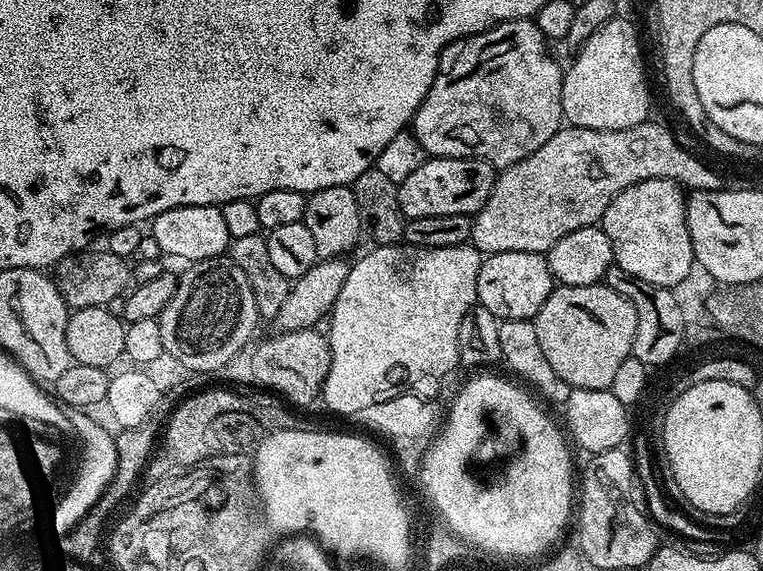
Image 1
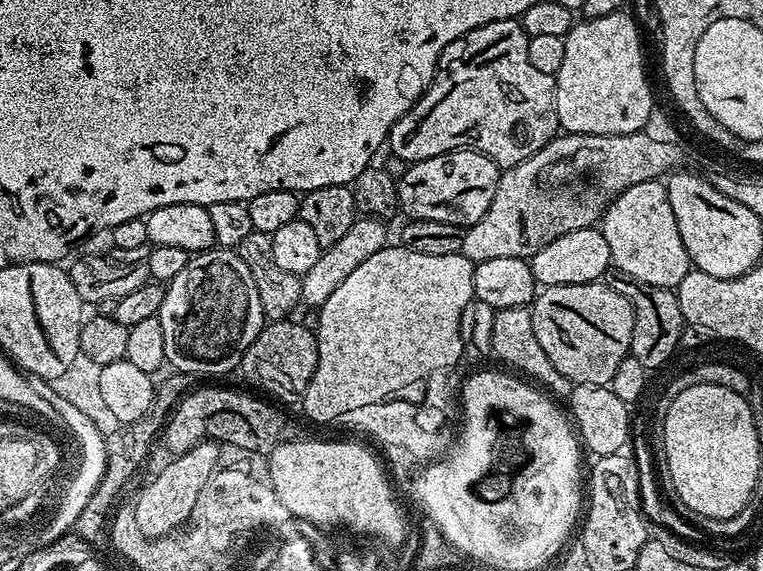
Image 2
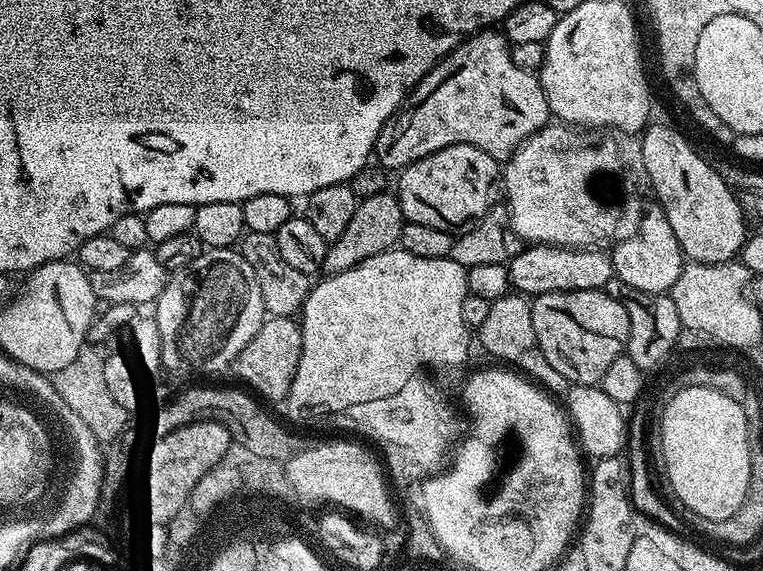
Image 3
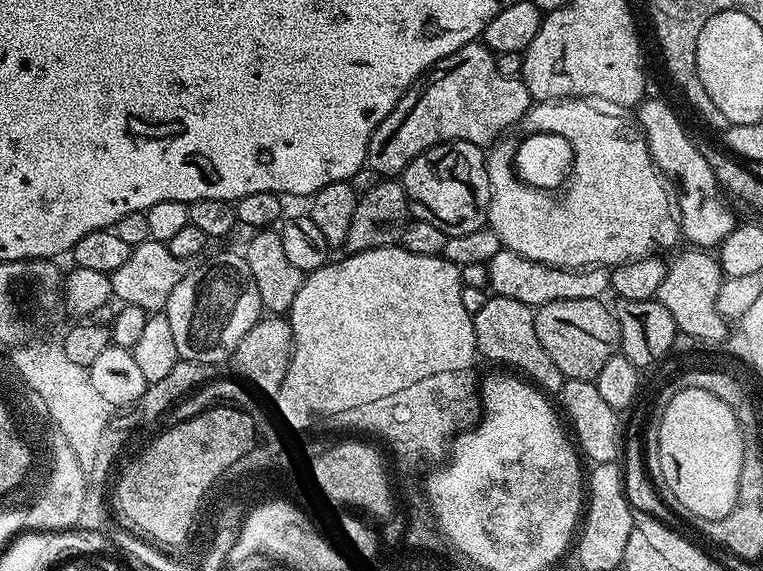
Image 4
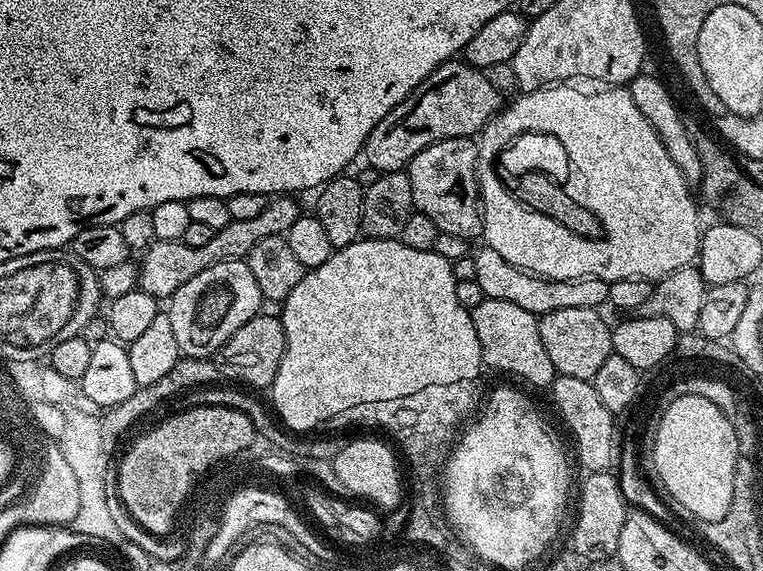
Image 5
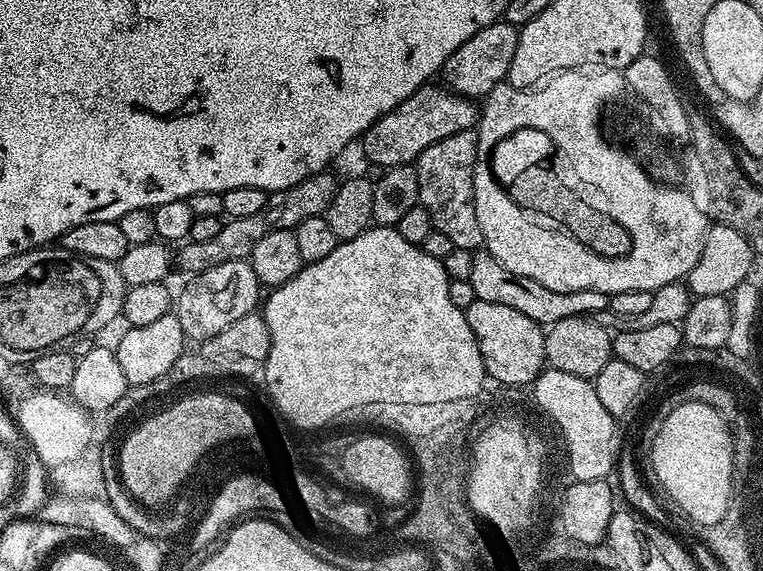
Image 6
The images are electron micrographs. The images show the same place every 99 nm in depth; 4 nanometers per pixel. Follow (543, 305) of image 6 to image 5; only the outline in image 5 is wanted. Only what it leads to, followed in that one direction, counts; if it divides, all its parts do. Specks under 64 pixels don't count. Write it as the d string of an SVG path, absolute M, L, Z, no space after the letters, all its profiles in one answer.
M480 246L474 252L474 274L478 286L482 286L482 294L485 298L498 298L498 302L514 302L514 306L522 306L522 310L530 310L537 318L544 316L550 310L570 310L573 306L579 308L599 309L608 304L609 283L597 277L587 277L585 280L548 280L545 276L536 276L532 272L524 272L518 266L506 262L498 250L487 246Z

